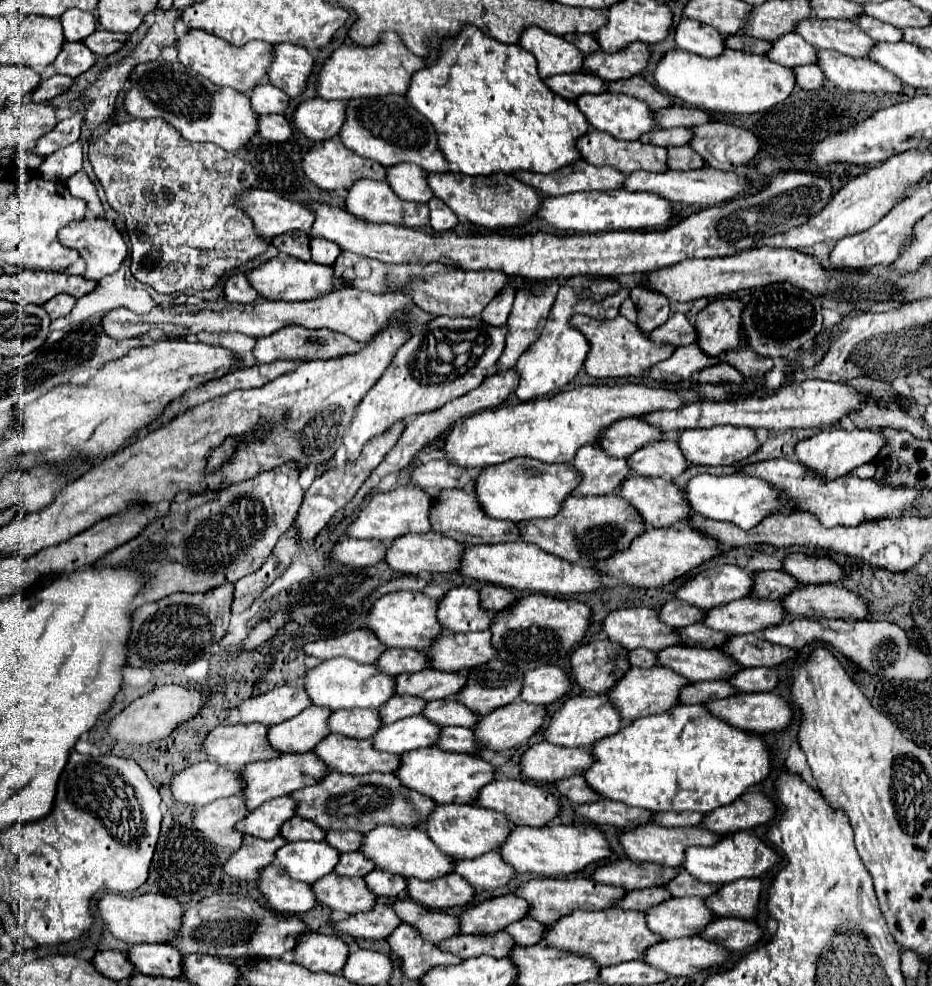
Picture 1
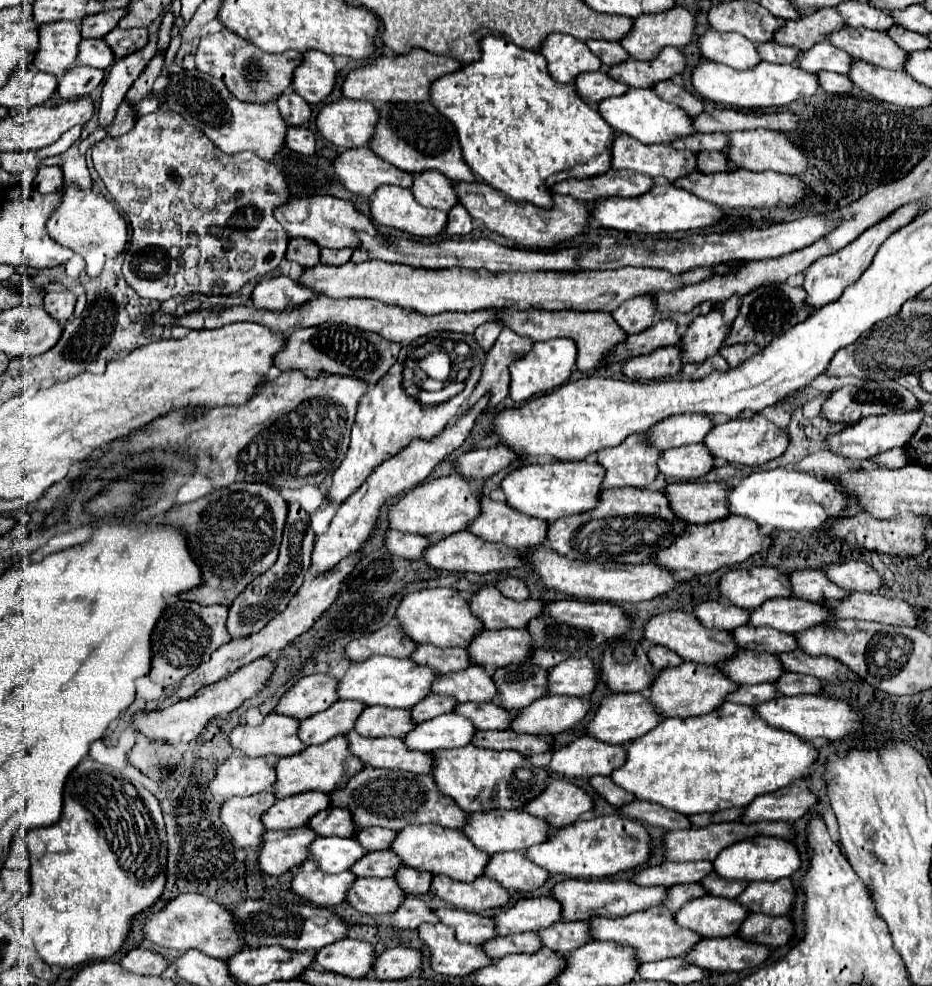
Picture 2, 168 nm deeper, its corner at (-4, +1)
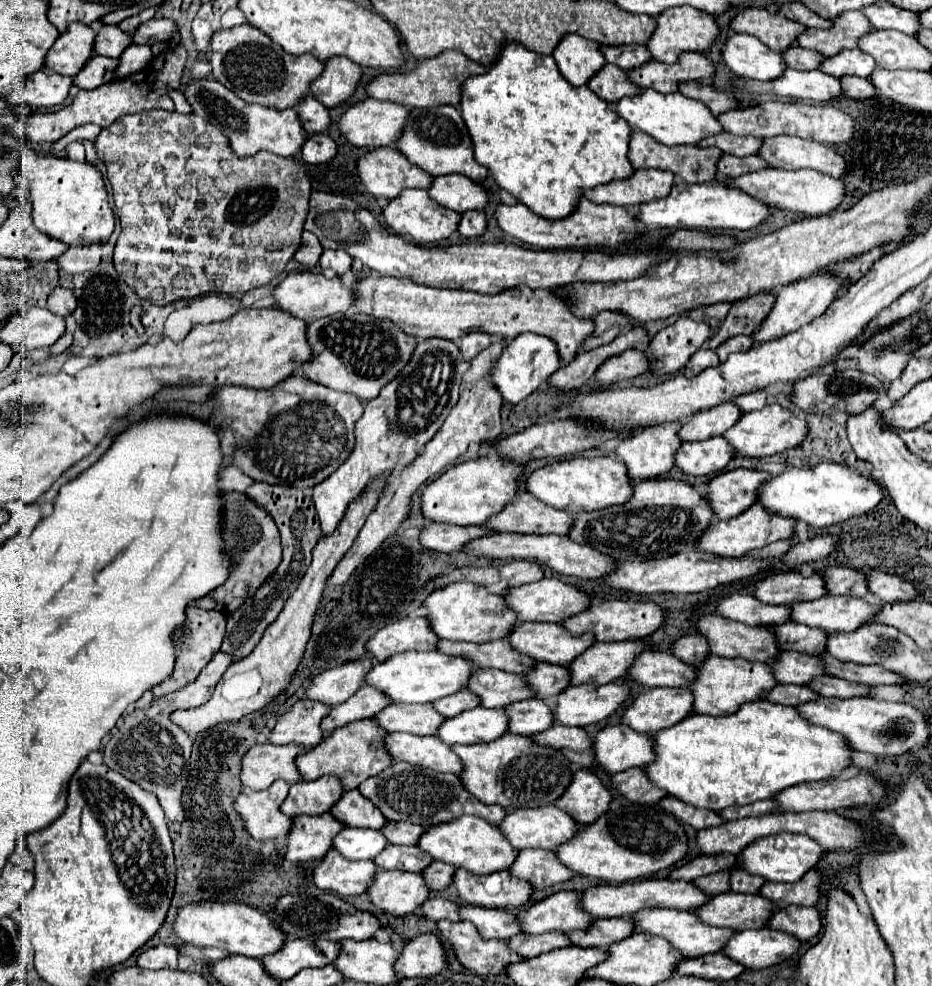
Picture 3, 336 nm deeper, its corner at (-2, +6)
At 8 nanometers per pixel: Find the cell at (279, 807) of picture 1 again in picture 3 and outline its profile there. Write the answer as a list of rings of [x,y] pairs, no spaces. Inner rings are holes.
[[[322,776],[312,782],[298,782],[290,786],[282,812],[288,816],[318,816],[328,812],[342,798],[342,794],[344,786],[338,776]]]

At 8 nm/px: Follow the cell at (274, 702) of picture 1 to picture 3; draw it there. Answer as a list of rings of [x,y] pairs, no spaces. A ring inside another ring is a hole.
[[[372,658],[346,662],[342,666],[330,668],[314,678],[308,688],[308,698],[336,706],[346,702],[364,684],[366,674],[372,670]]]

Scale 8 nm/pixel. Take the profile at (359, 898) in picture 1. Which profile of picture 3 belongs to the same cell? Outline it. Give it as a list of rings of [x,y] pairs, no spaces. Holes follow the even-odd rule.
[[[378,870],[376,882],[368,890],[368,896],[372,898],[376,908],[394,916],[412,914],[426,902],[428,894],[430,888],[426,886],[422,874],[396,870]]]

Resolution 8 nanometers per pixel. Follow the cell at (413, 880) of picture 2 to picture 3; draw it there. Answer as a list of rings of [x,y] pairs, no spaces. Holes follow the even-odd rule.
[[[432,862],[432,866],[428,866],[428,870],[424,870],[424,880],[428,882],[430,890],[444,890],[446,886],[452,884],[456,868],[452,864],[446,862]]]

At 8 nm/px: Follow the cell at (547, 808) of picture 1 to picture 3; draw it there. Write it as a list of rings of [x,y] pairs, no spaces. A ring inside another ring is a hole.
[[[578,770],[574,774],[572,786],[564,792],[560,800],[556,800],[556,806],[566,814],[572,814],[576,822],[592,824],[604,812],[608,812],[610,802],[612,794],[602,784],[602,780],[590,770]]]

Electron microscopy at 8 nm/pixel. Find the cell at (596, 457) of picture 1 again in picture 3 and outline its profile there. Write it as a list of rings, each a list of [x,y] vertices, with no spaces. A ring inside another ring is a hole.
[[[664,422],[664,424],[656,424],[656,426],[648,426],[646,430],[642,430],[640,434],[636,434],[636,436],[632,436],[632,438],[626,438],[626,440],[622,440],[620,444],[618,444],[618,448],[616,448],[616,456],[618,456],[618,460],[622,460],[626,466],[628,466],[628,472],[630,472],[630,484],[632,484],[633,488],[633,496],[634,496],[634,486],[636,484],[640,484],[640,482],[646,482],[646,480],[652,480],[652,478],[656,478],[656,476],[662,476],[662,474],[666,474],[666,472],[670,472],[672,468],[674,468],[674,454],[676,454],[676,450],[680,448],[680,444],[682,444],[682,440],[678,438],[678,430],[682,428],[682,422]]]

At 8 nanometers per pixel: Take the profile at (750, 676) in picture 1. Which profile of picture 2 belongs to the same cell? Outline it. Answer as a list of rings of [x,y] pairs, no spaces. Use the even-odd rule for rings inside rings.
[[[782,673],[782,677],[776,679],[772,685],[778,691],[778,695],[800,695],[800,693],[818,693],[824,683],[810,675]]]

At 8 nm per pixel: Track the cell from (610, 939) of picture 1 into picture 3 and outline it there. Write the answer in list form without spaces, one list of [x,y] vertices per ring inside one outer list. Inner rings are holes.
[[[640,910],[640,914],[636,914],[634,918],[636,918],[636,930],[666,938],[668,942],[672,942],[672,946],[676,946],[676,950],[684,952],[686,958],[700,958],[710,952],[720,952],[726,946],[724,942],[728,942],[734,936],[734,930],[708,926],[694,912],[684,912],[684,910]]]

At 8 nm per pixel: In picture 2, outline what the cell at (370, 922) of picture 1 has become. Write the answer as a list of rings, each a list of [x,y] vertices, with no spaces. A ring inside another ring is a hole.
[[[408,895],[402,905],[390,913],[390,925],[394,929],[416,929],[422,923],[436,923],[432,907],[414,895]]]

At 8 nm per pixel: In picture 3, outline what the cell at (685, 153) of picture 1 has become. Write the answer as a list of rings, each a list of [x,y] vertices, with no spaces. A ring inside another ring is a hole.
[[[724,154],[724,158],[720,160],[720,166],[718,166],[718,172],[724,174],[726,178],[738,178],[742,174],[750,174],[750,172],[756,172],[756,170],[762,170],[766,168],[766,160],[760,158],[760,156],[748,156],[748,158],[738,158],[738,156],[730,156],[730,154]]]

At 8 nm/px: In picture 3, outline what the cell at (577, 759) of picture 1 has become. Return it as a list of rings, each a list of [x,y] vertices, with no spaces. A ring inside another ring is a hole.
[[[624,724],[600,730],[594,738],[594,752],[598,764],[610,774],[642,768],[656,760],[652,736],[640,734]]]

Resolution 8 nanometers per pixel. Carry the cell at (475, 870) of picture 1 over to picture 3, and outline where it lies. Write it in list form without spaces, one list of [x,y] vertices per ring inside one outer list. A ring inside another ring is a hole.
[[[520,850],[510,872],[516,878],[528,880],[538,890],[566,882],[574,876],[574,872],[568,870],[552,850]]]

